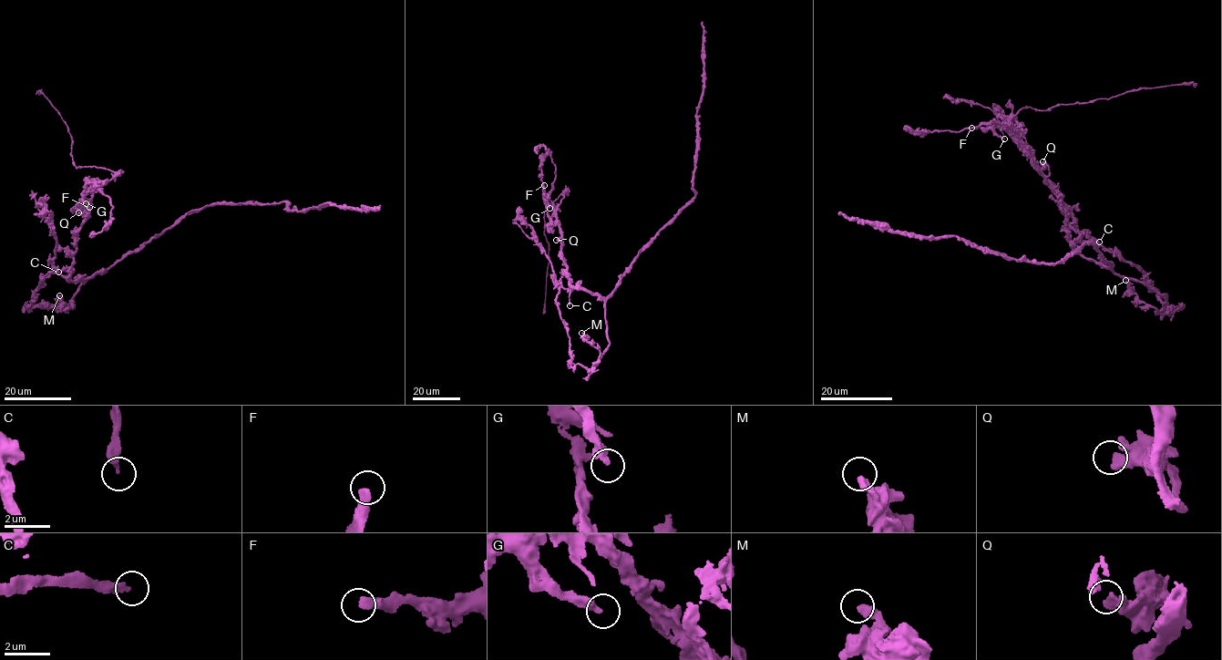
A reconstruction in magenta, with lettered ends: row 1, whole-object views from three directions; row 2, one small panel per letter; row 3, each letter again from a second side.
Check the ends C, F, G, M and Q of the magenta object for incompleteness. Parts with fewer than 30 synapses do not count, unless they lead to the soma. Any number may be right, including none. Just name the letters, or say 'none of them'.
F

